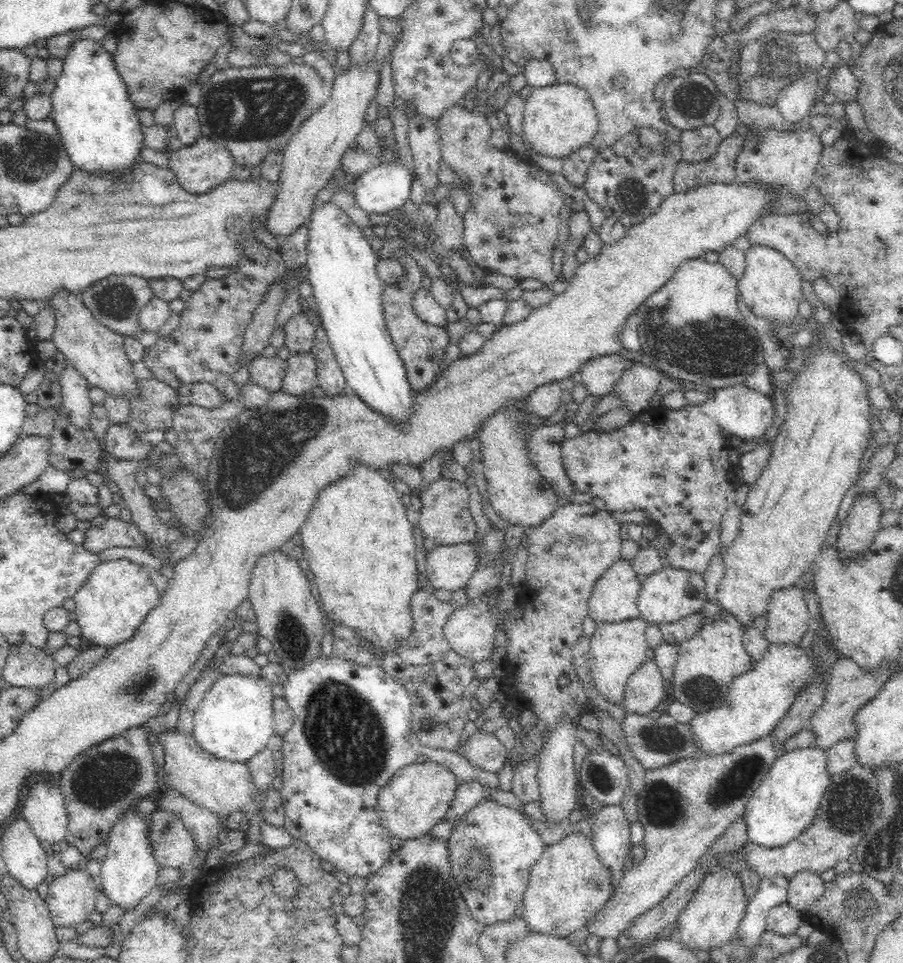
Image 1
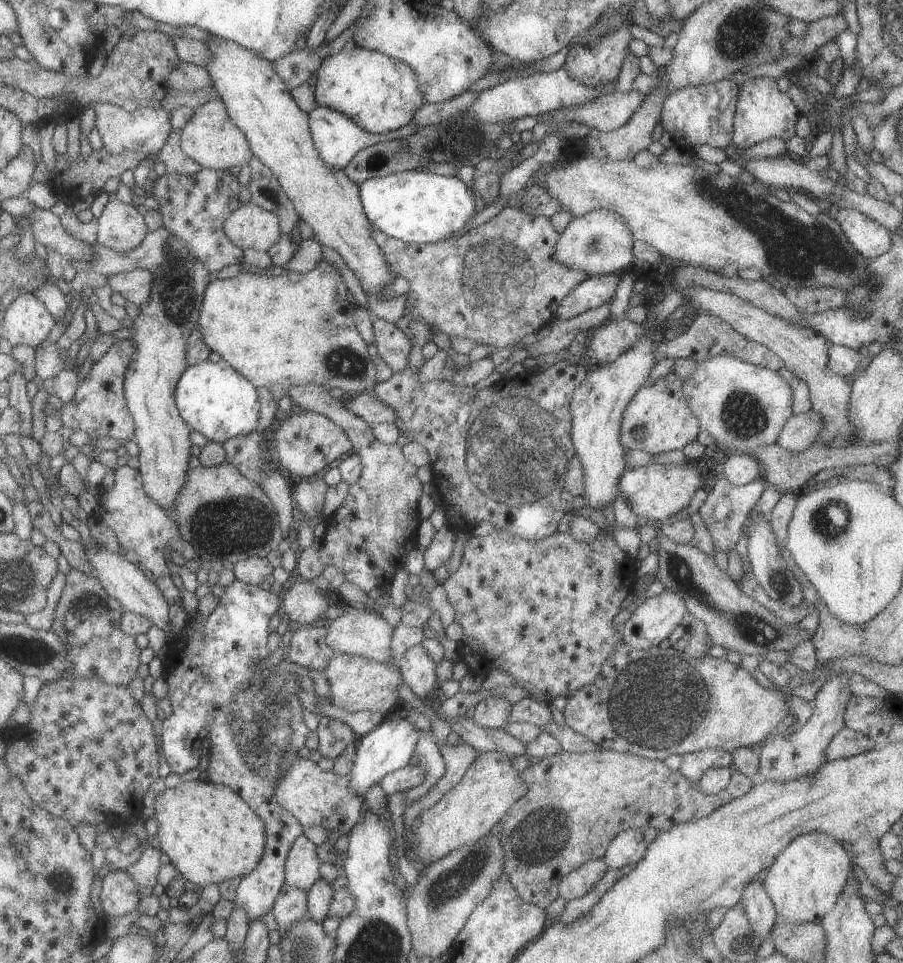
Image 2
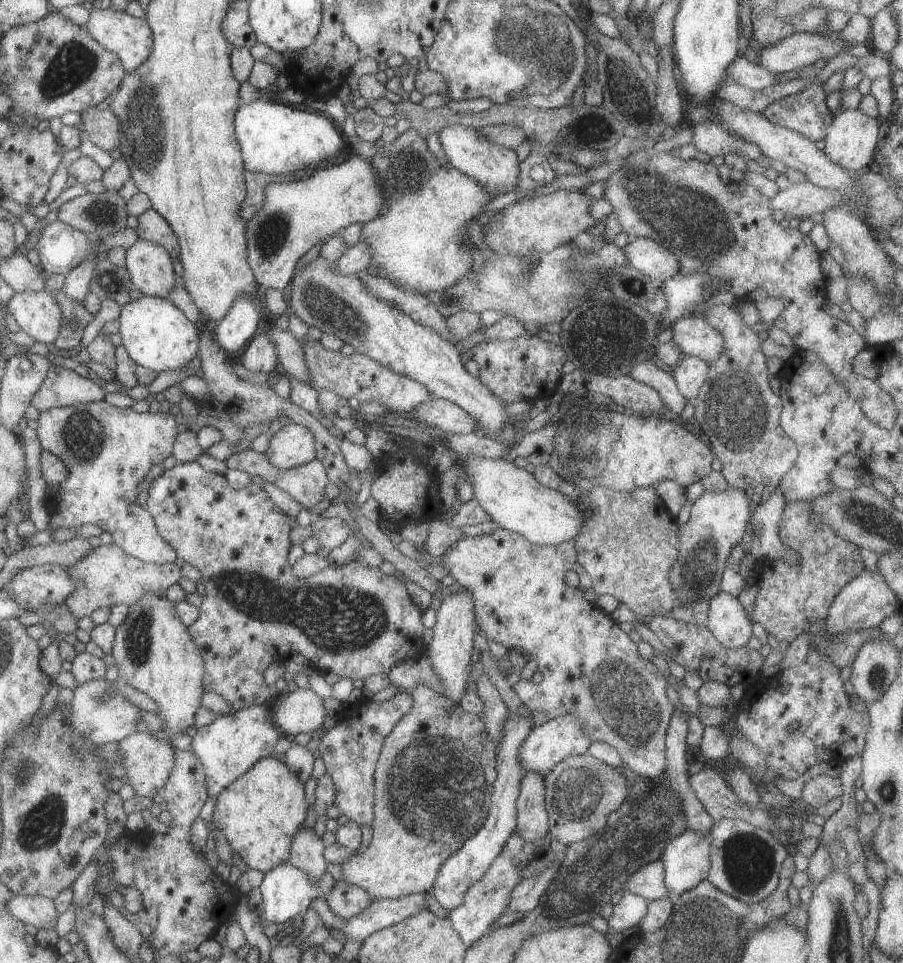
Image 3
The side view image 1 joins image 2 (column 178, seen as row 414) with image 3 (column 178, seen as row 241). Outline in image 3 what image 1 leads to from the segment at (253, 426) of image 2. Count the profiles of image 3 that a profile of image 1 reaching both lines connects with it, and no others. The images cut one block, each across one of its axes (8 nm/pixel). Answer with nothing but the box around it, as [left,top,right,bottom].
[116,295,199,373]

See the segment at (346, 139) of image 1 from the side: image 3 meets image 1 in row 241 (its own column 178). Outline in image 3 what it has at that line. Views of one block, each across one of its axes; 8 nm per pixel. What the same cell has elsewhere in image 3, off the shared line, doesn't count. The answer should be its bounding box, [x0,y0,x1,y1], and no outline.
[126,238,179,298]

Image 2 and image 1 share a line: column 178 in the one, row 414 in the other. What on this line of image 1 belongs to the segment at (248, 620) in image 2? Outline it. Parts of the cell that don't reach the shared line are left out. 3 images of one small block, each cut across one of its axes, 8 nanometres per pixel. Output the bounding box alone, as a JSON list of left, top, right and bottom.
[562,384,774,574]

